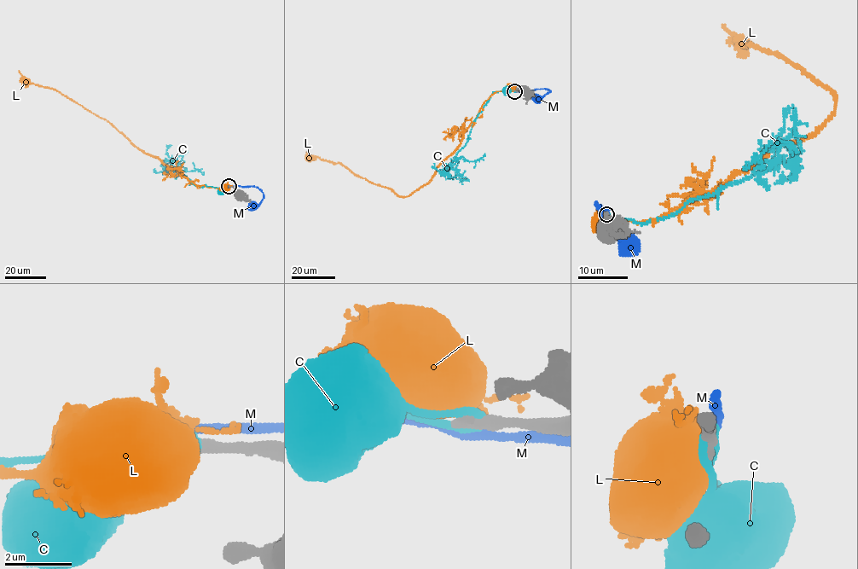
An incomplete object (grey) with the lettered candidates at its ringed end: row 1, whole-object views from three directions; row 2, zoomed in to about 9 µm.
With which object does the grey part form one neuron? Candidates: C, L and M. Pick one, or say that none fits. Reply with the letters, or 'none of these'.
none of these

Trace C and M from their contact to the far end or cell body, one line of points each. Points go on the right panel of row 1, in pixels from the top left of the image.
C: (606, 215), (617, 225), (669, 217), (776, 164), (779, 144), (796, 171), (783, 172)
M: (607, 214), (605, 207), (600, 208), (597, 202), (595, 205), (606, 223), (626, 247)

